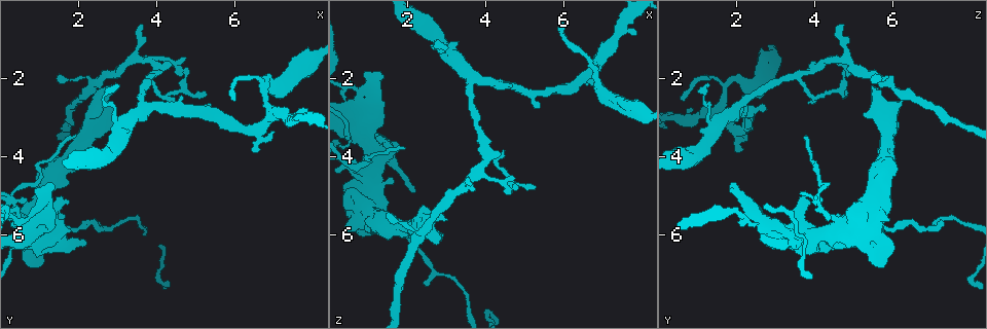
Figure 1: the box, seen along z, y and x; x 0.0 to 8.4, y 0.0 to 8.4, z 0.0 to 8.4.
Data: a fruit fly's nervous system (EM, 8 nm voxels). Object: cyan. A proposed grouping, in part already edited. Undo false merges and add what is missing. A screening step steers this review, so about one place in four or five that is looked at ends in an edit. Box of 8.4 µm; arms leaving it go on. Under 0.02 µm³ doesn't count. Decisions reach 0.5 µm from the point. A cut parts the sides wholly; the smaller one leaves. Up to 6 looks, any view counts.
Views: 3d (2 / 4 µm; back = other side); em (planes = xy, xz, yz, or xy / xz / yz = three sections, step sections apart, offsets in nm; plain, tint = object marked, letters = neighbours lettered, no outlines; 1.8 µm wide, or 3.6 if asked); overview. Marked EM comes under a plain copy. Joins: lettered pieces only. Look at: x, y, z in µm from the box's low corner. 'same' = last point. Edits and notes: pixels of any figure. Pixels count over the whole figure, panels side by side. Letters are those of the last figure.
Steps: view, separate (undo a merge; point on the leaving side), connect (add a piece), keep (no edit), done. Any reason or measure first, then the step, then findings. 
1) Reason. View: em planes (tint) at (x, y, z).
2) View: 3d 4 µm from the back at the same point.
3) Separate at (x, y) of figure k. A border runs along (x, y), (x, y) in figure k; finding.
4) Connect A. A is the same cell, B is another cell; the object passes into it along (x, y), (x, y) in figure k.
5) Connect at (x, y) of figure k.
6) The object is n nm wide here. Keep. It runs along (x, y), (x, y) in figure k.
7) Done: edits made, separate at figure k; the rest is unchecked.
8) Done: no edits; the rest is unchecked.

Sharp bend. View: 3d 4 µm at (1.50, 6.20, 4.05).

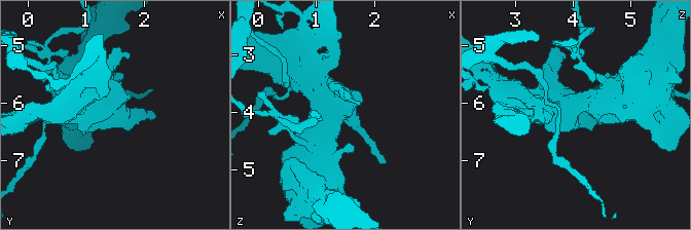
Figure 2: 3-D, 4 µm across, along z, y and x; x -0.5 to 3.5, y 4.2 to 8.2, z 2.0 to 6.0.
Shape alone is not enough. View: em xy step 4 (tint) at (1.55, 6.20, 4.00).

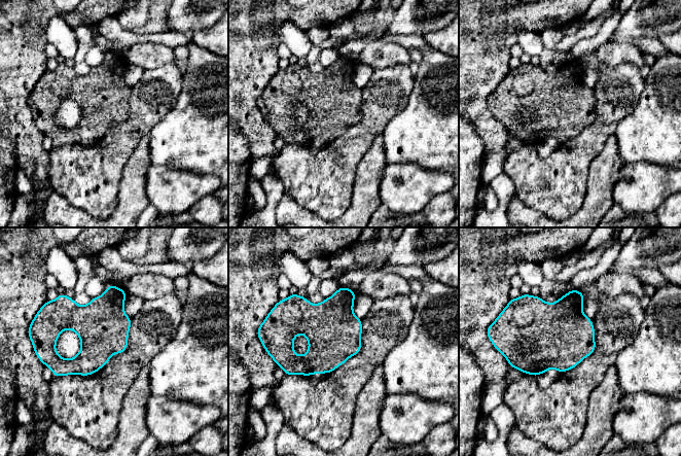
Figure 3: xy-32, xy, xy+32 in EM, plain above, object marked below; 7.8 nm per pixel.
Cut it another way. View: em planes (letters) at the same point.

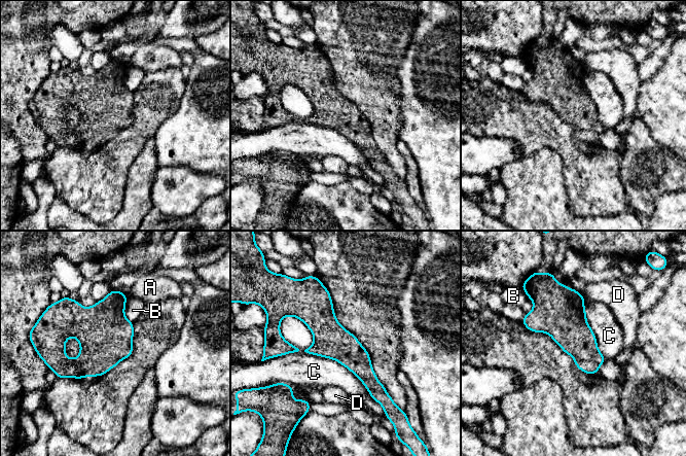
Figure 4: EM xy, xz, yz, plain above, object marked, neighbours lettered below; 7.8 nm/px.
Keep. A, B, C and D are other cells; it runs along (284, 351), (340, 350), (384, 393) in figure 4; one neuron here.

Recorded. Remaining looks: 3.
Sharp bend. View: em planes (tint) at (0.80, 5.55, 2.40).

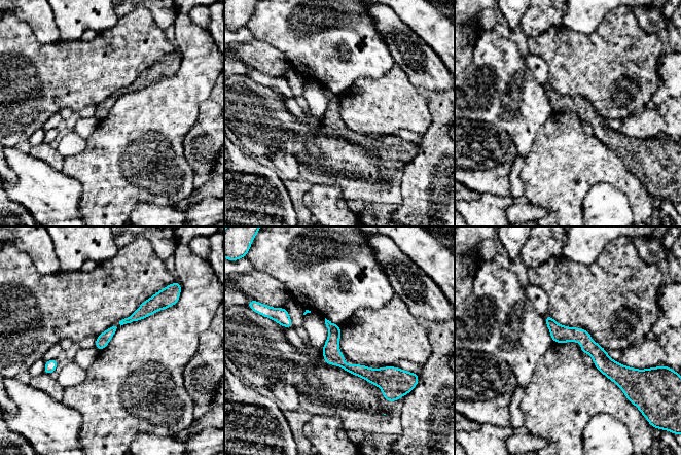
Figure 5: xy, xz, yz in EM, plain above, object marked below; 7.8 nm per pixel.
See the neighbours. View: em planes (letters) at the same point.

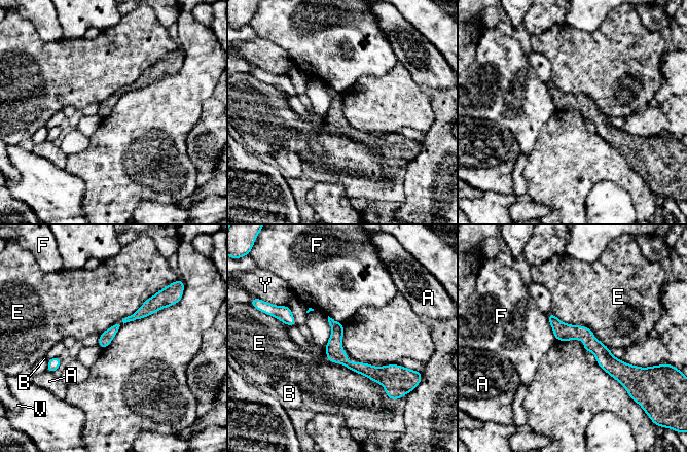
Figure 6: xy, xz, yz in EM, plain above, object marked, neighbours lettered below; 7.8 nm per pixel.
Separate at (332, 322) of figure 6. A, B, E, F, V and Y are other cells; a border runs along (338, 322), (332, 328) in figure 6; two neurons meet here.

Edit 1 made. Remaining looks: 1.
Done: edits made, separate at figure 6; the rest is unchecked.

